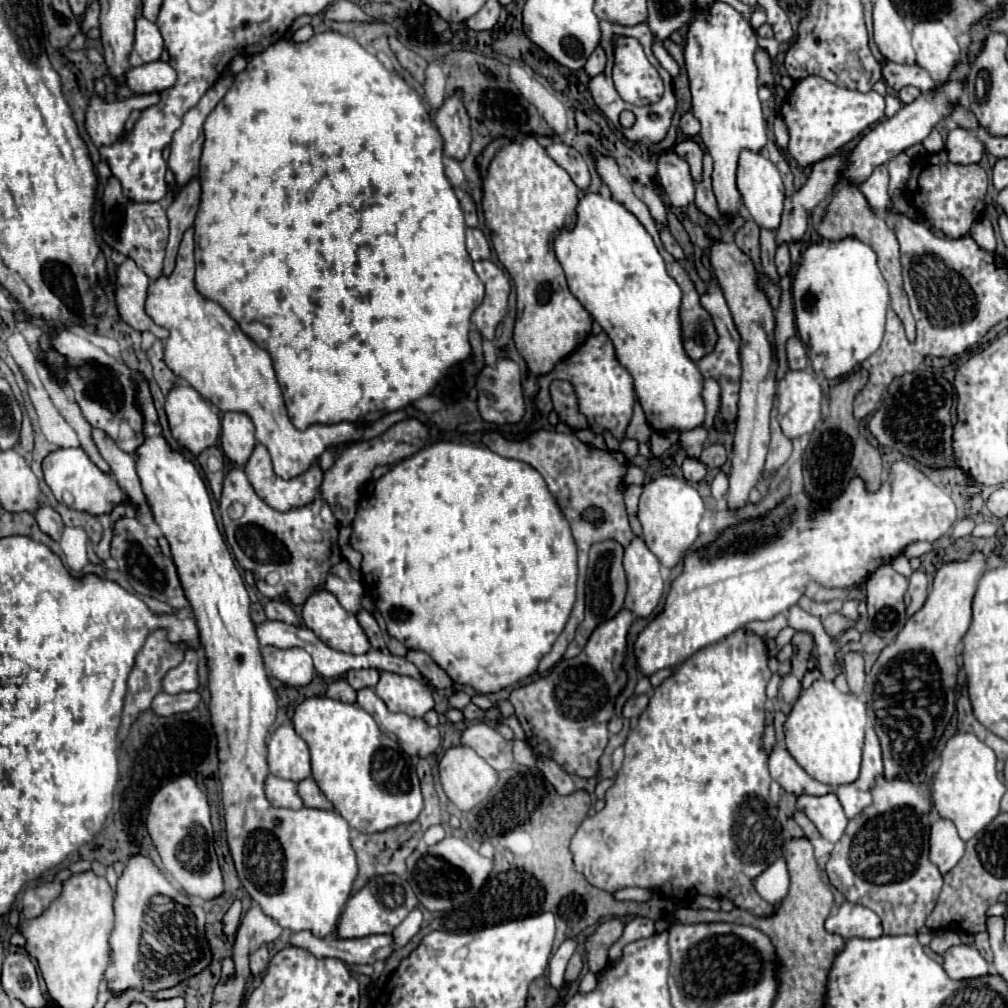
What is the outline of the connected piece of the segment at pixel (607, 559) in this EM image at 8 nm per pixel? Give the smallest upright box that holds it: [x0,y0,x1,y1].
[565,540,627,658]

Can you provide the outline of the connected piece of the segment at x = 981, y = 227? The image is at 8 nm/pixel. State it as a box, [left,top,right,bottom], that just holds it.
[969,218,997,252]

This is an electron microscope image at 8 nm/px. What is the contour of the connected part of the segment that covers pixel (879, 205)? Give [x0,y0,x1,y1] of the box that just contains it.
[861,166,891,214]

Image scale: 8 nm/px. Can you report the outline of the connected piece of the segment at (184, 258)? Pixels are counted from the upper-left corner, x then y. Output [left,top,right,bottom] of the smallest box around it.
[145,228,363,480]

